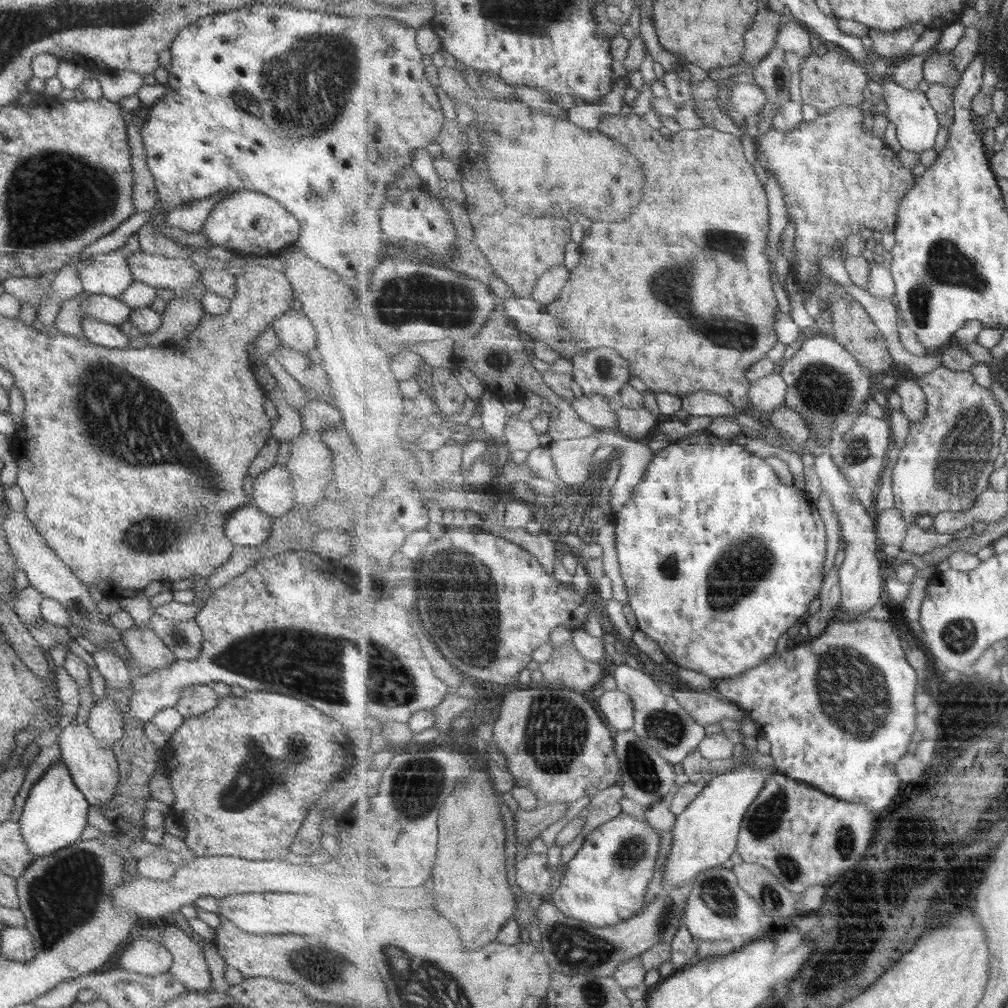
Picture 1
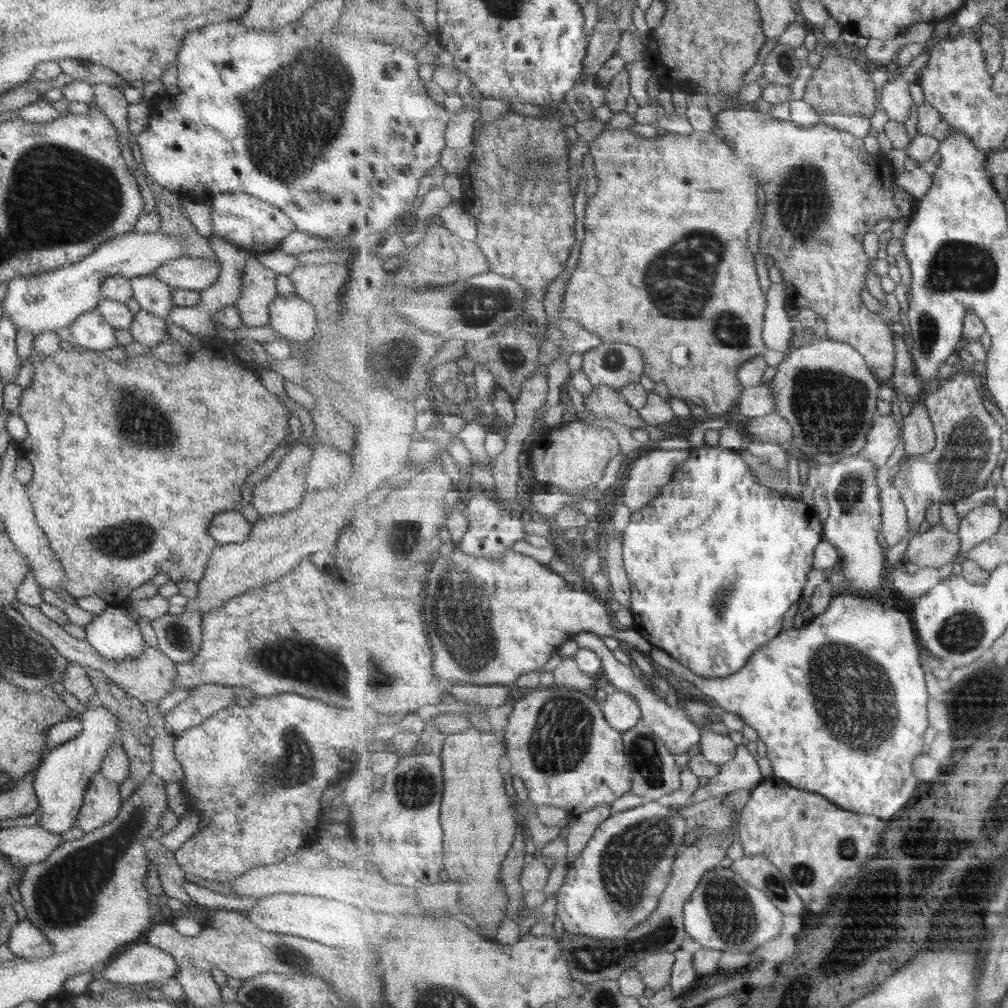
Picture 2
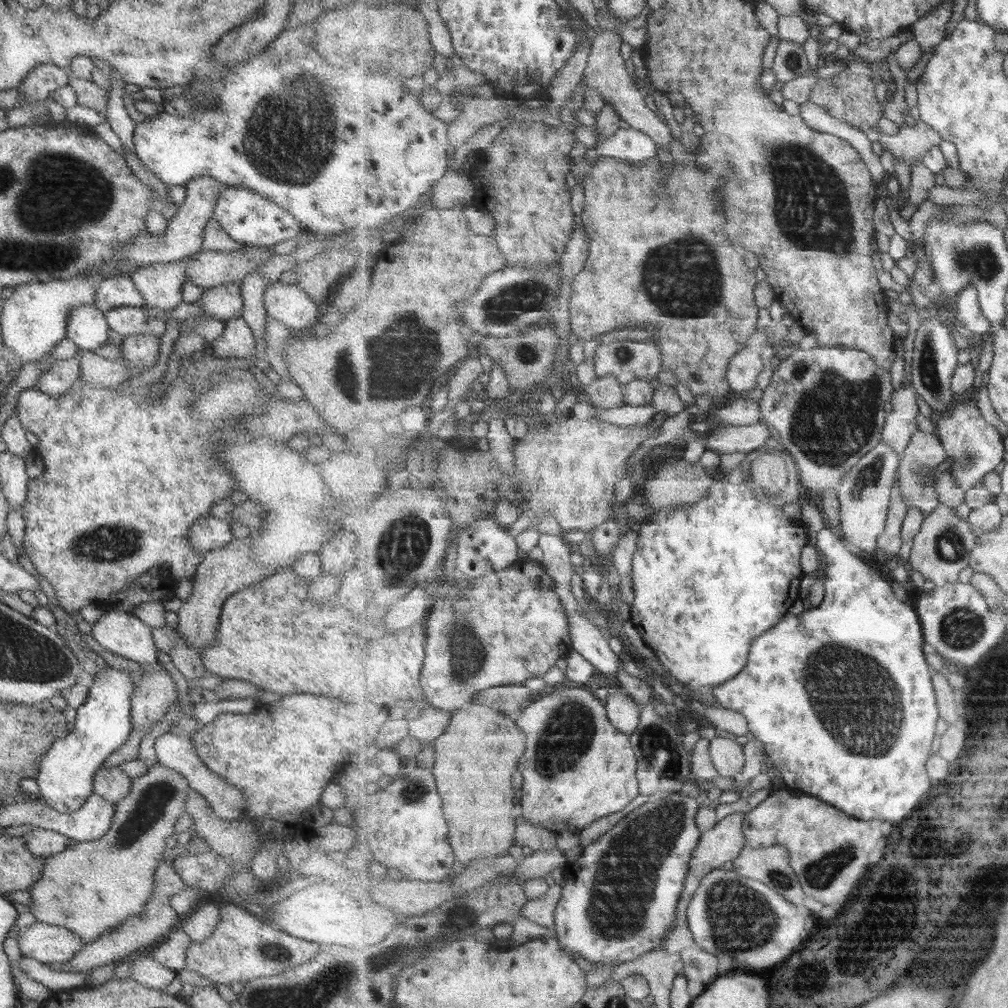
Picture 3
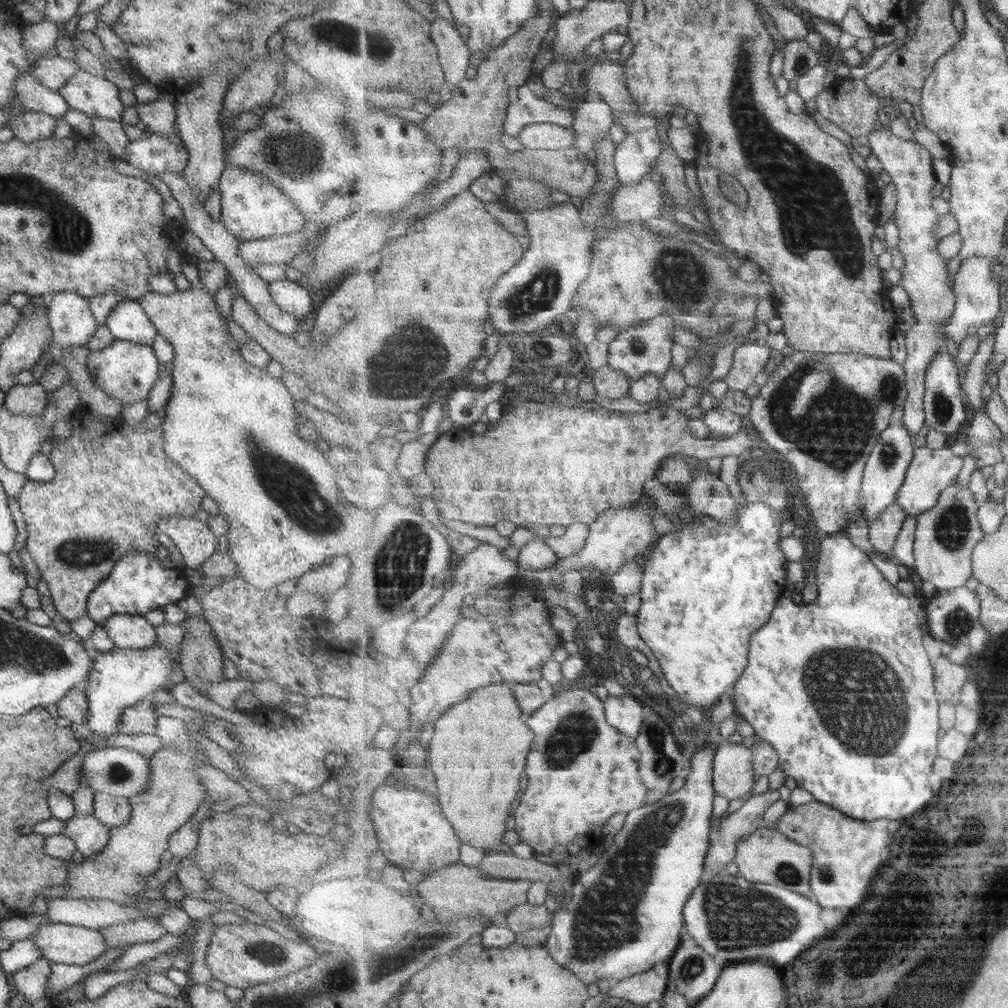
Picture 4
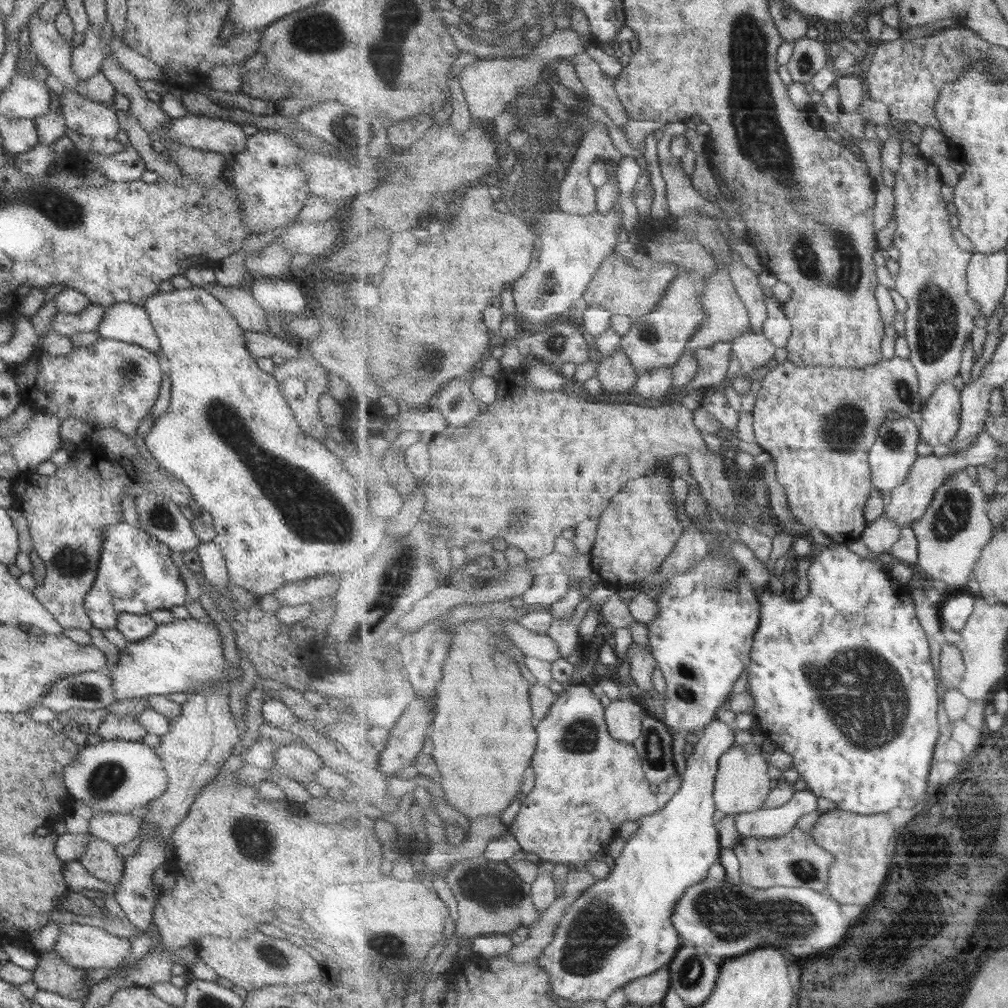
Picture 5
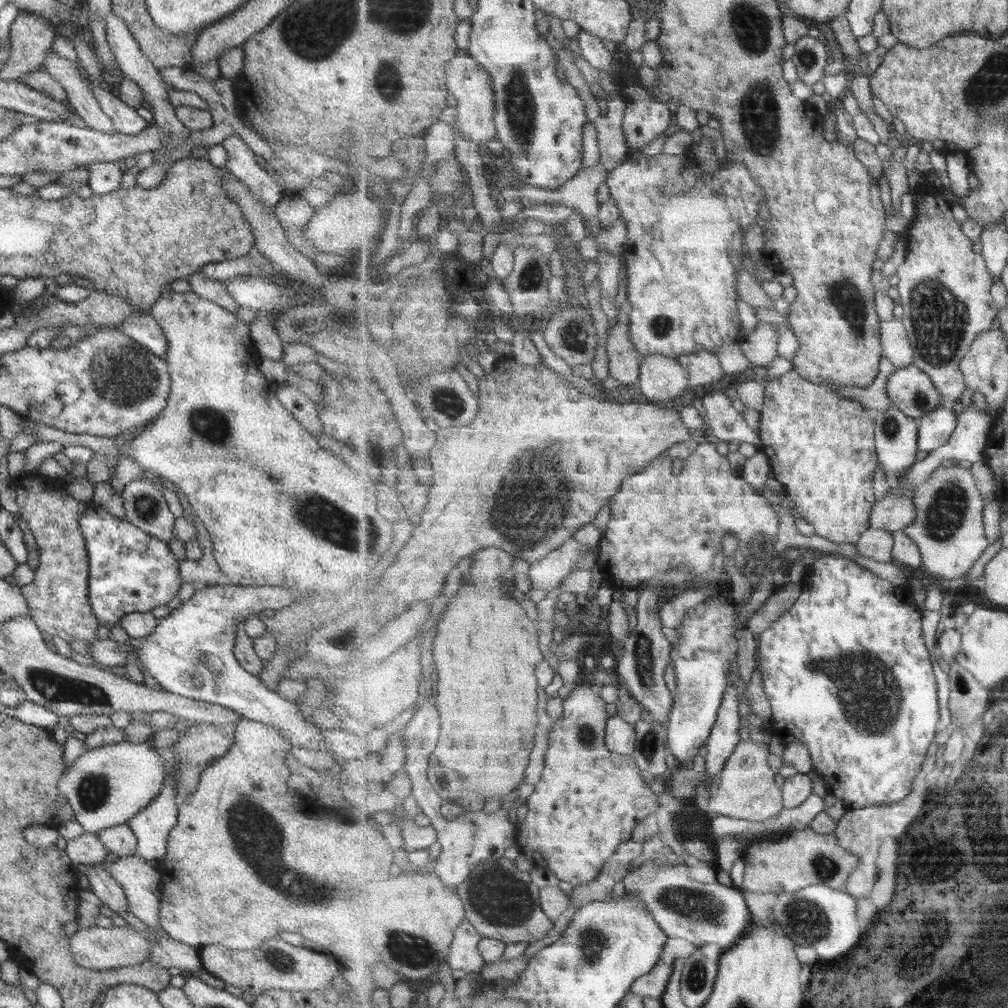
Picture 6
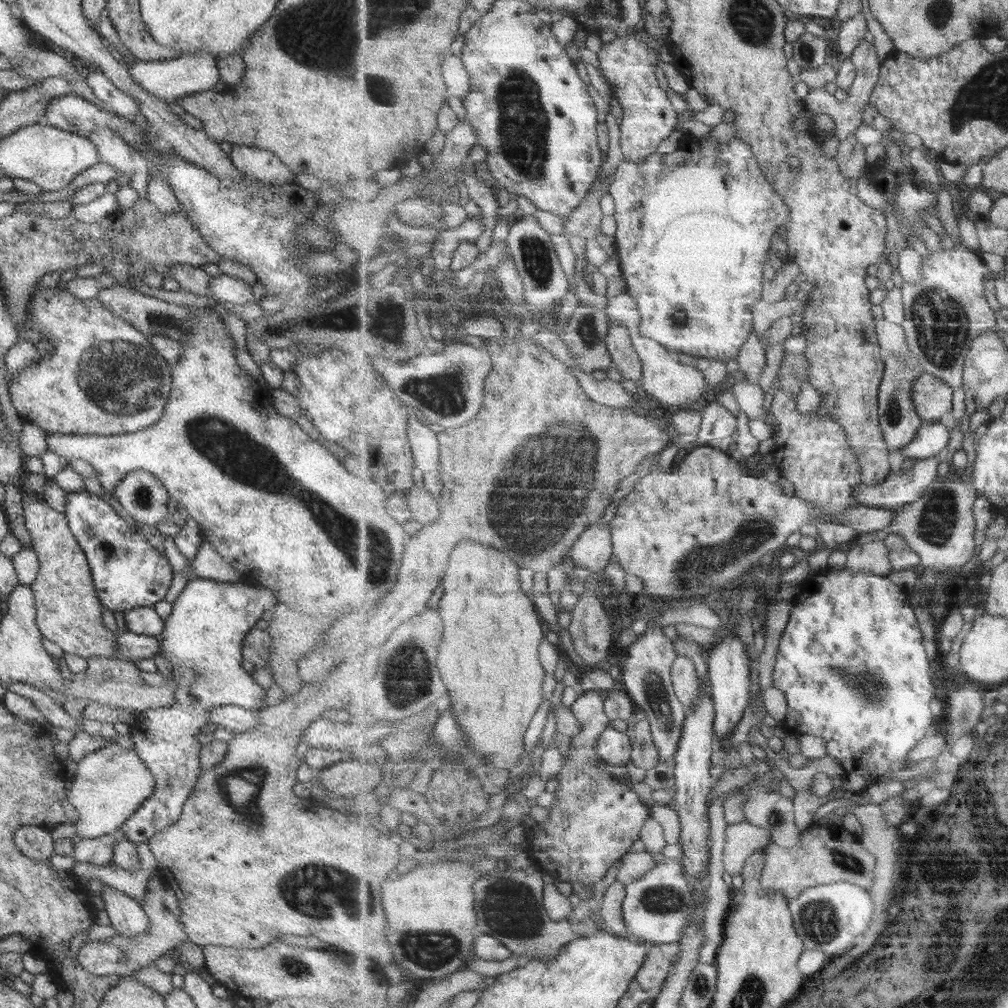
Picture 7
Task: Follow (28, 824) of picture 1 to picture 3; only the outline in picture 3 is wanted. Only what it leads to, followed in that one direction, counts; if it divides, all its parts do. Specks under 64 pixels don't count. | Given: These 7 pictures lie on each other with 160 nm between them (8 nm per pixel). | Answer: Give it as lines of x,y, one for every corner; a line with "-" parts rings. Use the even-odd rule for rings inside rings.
105,667
92,676
85,703
76,709
73,729
53,742
38,764
34,778
39,789
38,797
55,812
70,813
85,802
92,793
92,776
105,758
125,742
132,730
130,699
136,684
128,672

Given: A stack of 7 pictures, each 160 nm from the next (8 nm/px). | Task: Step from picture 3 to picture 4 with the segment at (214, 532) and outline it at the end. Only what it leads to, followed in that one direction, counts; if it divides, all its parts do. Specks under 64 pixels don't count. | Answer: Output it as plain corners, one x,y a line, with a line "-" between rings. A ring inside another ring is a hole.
179,515
161,517
156,528
166,534
183,558
184,570
200,573
200,565
216,550
214,536
205,522

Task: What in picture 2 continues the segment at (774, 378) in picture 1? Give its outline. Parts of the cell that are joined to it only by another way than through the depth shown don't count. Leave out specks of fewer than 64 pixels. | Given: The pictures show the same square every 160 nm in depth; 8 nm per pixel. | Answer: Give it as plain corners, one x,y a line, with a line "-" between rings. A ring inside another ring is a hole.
770,383
756,387
744,387
738,408
740,414
745,416
746,422
752,417
763,417
775,412
774,390
770,388

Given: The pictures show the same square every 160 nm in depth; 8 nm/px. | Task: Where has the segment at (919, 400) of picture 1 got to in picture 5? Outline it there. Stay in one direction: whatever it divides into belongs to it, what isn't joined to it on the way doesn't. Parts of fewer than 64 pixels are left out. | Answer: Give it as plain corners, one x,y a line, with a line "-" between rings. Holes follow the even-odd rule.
983,431
975,443
975,447
965,451
951,451
946,456
937,458
937,456
920,456
909,473
908,480
901,487
893,490
892,498
887,501
885,512
889,518
896,520
896,523
904,527
911,527
915,521
921,520
929,506
932,505
933,498
936,497
937,490
941,489
949,477
966,471
967,466
979,467
982,465
992,466
997,460
999,447
1001,443
997,442
989,432

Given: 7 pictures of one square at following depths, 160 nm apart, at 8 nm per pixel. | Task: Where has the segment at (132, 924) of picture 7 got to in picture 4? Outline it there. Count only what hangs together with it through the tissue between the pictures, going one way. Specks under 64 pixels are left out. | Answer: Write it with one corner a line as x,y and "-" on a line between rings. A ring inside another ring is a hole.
92,814
85,817
72,817
64,821
63,834
70,838
82,858
91,858
105,848
108,843
108,829

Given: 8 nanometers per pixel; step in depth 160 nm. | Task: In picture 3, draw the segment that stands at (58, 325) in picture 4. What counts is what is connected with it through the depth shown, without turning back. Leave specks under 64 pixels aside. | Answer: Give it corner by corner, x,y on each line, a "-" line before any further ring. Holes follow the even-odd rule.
80,304
68,310
65,336
80,350
92,351
107,344
105,317
92,304

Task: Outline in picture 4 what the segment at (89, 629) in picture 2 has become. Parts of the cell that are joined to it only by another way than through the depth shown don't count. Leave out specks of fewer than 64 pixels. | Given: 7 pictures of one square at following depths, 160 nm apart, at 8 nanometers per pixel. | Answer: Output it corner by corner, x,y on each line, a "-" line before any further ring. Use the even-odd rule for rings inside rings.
114,614
102,627
114,646
120,649
146,649
157,640
154,626
142,615

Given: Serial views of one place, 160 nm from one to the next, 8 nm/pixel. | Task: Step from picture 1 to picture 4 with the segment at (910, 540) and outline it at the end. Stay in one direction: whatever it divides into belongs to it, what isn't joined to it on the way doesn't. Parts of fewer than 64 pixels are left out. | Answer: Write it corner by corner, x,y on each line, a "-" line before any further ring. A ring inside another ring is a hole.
954,484
941,494
935,508
917,517
914,553
916,566
914,572
922,581
933,583
937,590
951,590
965,586
973,577
973,551
986,535
978,519
976,499
967,487

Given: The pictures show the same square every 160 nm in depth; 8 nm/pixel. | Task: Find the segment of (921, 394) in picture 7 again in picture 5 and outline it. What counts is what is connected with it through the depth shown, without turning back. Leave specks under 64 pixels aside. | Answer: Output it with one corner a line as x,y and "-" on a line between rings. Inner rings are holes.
899,356
889,360
879,361
865,368
839,368
838,366
799,366
795,362
786,359
783,363
775,365
762,380
761,390
758,392
756,405
752,410
754,416
753,430
757,445
768,453
776,465
776,478
784,487
788,498
788,505
794,516
807,529
818,528
827,537
838,544
846,544
861,539
867,527
865,518
865,507
874,490
872,482
872,471
869,462
870,450
877,445
877,438
880,438
881,426
885,426
885,420
889,414
898,412
902,417
907,417
911,412
922,412
925,403
921,398
920,378
916,367
909,359

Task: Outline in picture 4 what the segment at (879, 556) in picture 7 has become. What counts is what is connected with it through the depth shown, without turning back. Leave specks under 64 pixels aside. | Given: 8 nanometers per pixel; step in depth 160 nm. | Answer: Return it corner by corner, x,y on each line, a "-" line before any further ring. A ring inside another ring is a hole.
895,502
885,509
880,517
870,522
870,541
877,551
891,555
907,517
903,507

